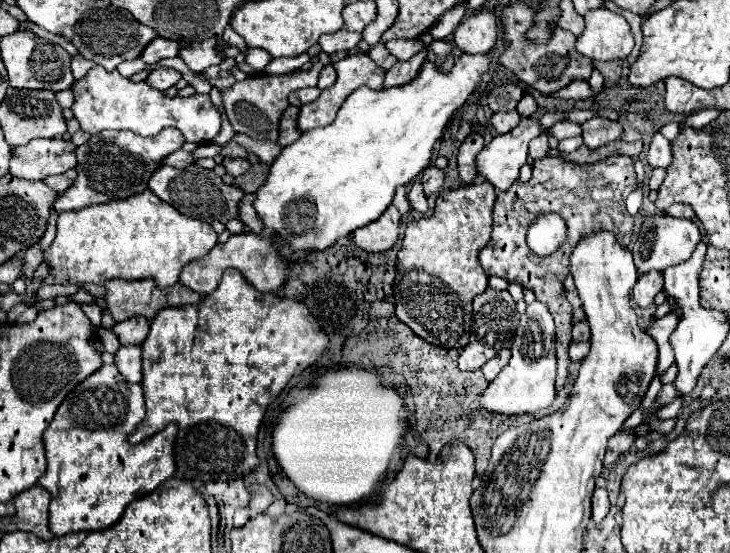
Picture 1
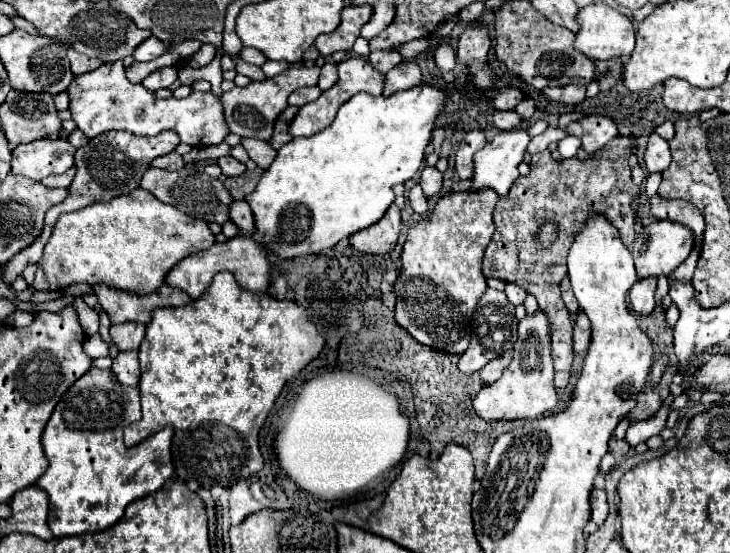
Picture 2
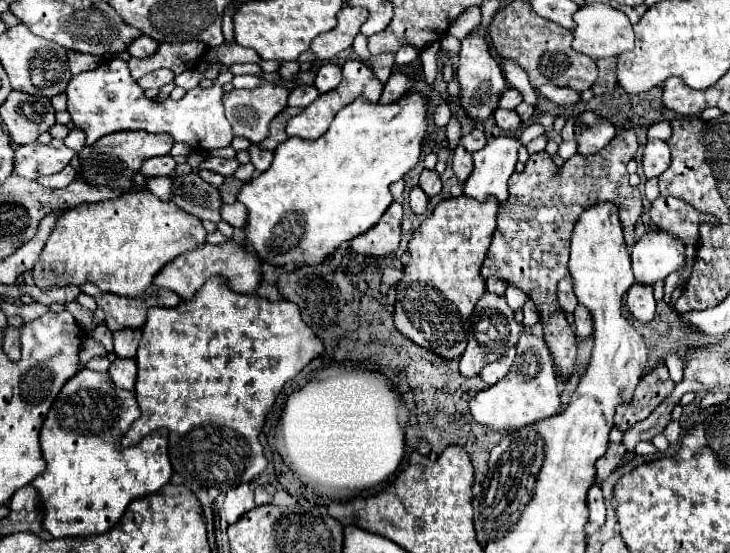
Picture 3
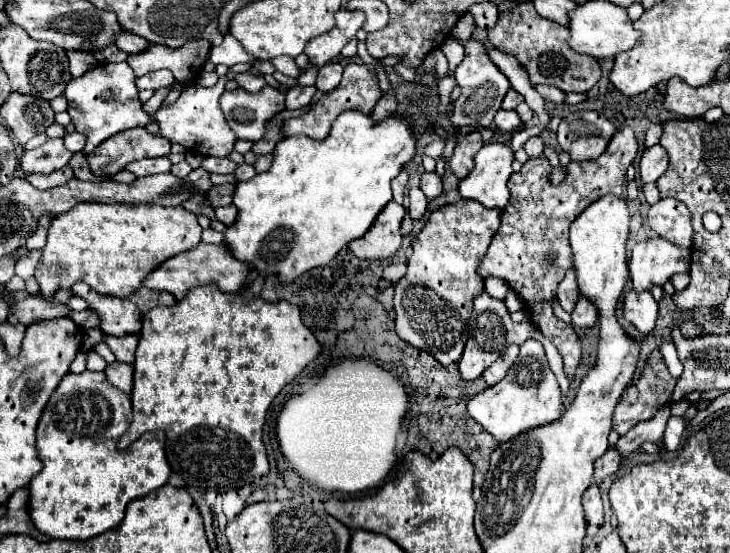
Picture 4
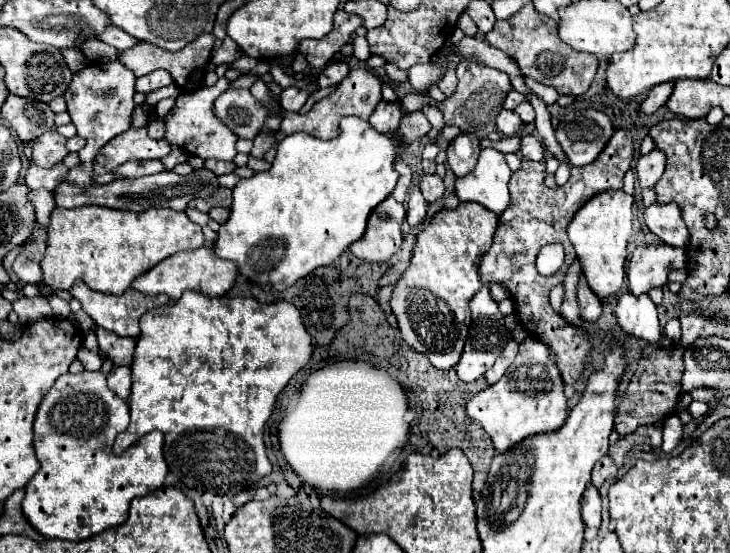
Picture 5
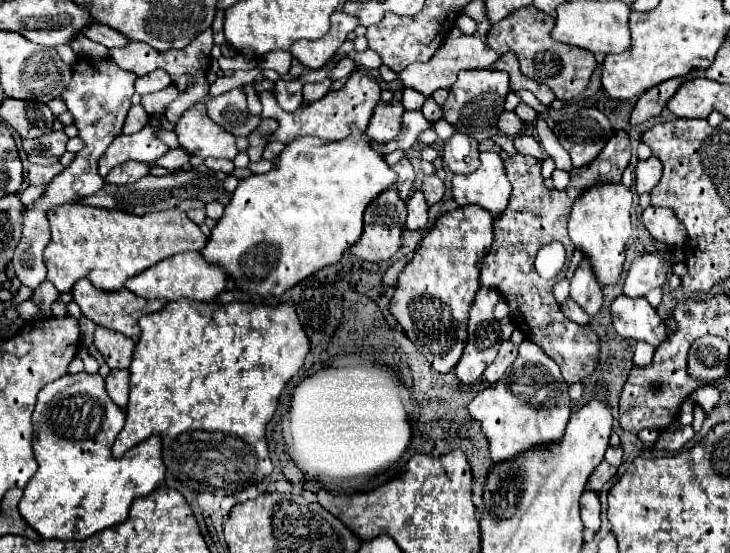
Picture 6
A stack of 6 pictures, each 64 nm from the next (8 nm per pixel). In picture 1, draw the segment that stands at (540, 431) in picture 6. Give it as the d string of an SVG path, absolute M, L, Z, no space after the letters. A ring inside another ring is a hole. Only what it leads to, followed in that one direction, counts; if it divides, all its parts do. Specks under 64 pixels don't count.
M532 302L526 308L526 314L520 316L520 324L512 344L512 358L480 394L480 406L488 412L504 416L540 412L548 408L556 398L554 376L556 376L554 320L542 302Z

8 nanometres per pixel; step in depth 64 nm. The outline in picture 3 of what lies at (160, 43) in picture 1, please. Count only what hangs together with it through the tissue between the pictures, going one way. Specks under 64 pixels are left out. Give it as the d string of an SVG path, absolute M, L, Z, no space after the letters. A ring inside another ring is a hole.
M138 36L138 40L132 40L132 44L128 44L128 54L136 56L136 58L146 58L150 54L154 54L158 42L148 38L148 36Z

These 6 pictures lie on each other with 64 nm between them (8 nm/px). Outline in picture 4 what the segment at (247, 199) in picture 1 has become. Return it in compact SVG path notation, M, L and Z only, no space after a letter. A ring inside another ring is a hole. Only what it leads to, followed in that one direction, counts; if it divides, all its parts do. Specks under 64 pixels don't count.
M232 204L232 206L226 206L226 208L216 208L214 212L216 212L216 220L220 220L224 226L230 226L230 224L234 222L238 210L236 210L236 206Z

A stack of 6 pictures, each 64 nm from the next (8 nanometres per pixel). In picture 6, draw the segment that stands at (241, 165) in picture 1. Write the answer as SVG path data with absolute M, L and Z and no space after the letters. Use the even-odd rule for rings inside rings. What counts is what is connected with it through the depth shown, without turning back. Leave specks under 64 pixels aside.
M206 158L204 164L216 172L232 172L234 164L230 160L222 160L222 158Z

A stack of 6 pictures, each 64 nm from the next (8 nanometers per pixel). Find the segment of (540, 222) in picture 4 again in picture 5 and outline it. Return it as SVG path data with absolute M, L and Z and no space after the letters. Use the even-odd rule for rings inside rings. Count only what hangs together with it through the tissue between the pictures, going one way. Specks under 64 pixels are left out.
M616 130L614 136L610 138L610 142L606 144L606 148L602 150L602 154L592 164L586 164L582 168L572 168L572 172L576 172L576 182L570 180L564 186L554 188L554 190L546 188L546 184L544 184L544 166L546 166L544 160L534 162L534 160L522 158L520 168L516 172L512 172L512 178L510 178L512 202L500 216L500 222L498 222L498 228L494 234L494 244L490 246L490 250L484 254L484 258L480 262L482 284L498 282L498 284L506 286L510 298L514 300L514 314L516 314L520 326L528 334L540 334L540 340L554 352L560 374L568 386L574 386L576 380L580 378L580 374L584 372L584 364L588 362L592 342L586 336L588 332L584 328L576 328L576 326L568 324L560 314L554 312L554 308L548 302L548 294L550 294L552 286L560 284L564 280L568 266L576 258L576 252L566 236L566 226L570 224L574 212L588 198L592 198L594 194L604 192L604 190L622 188L622 178L624 178L626 170L630 168L632 158L634 158L632 138L624 130ZM550 242L564 244L566 264L562 266L562 270L556 276L542 278L536 272L534 260L536 260L538 250Z

